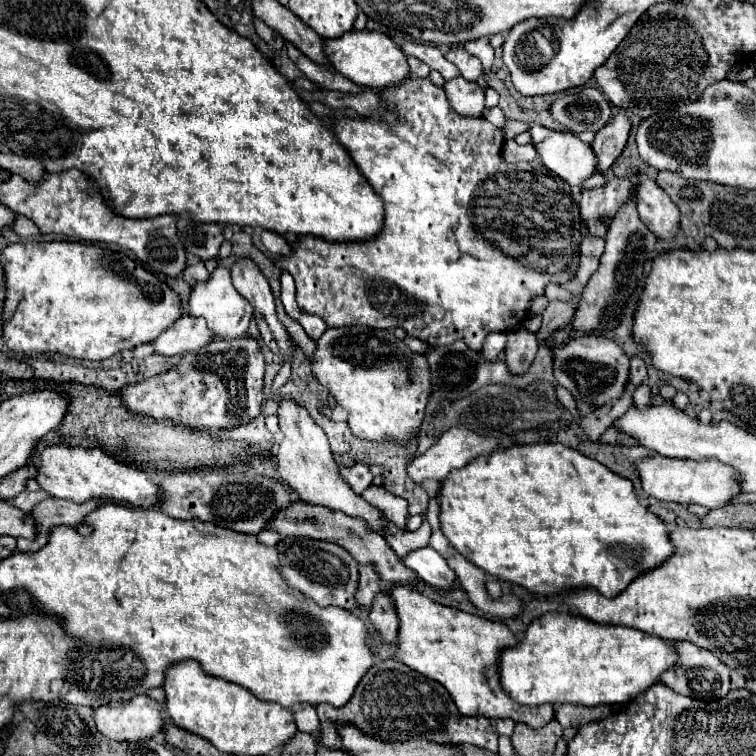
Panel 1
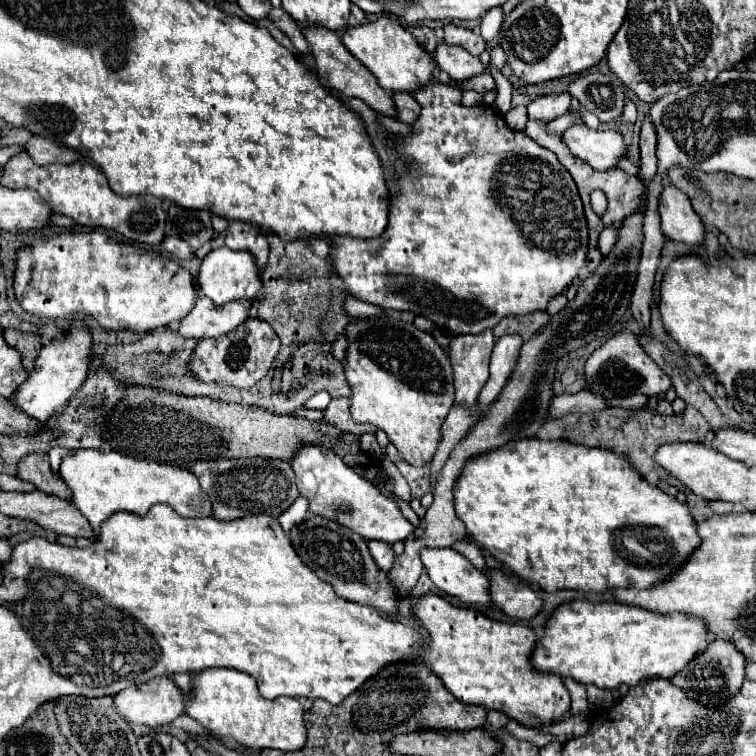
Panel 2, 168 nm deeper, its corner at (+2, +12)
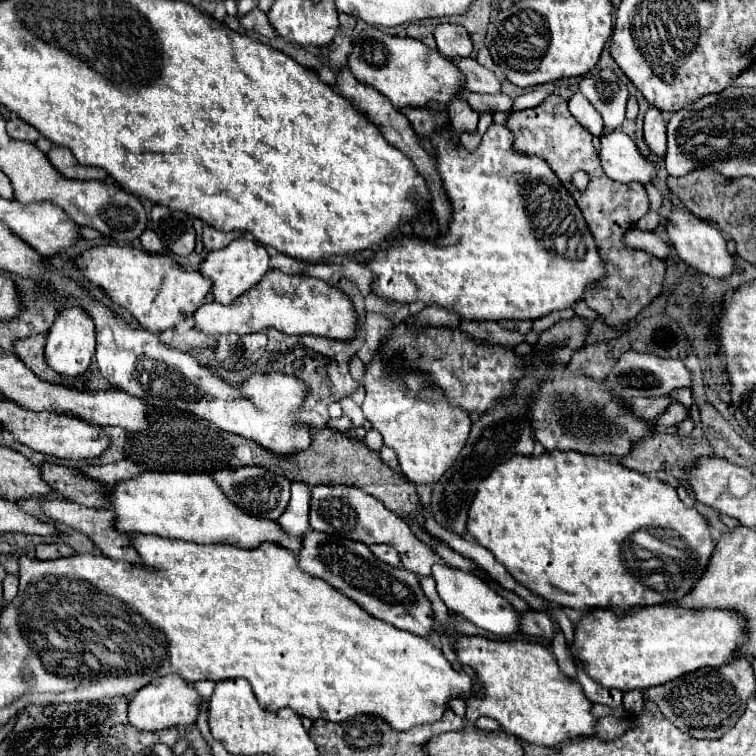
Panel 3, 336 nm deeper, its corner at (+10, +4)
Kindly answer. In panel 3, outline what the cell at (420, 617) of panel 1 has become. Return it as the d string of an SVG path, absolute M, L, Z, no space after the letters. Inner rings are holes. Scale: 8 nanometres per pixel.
M454 636L454 652L458 662L472 668L482 684L484 696L474 696L466 700L466 720L476 722L480 716L488 716L500 722L504 732L518 736L522 742L532 742L540 746L562 746L578 736L592 736L596 720L590 714L592 702L586 700L578 682L570 682L558 670L556 658L538 642L528 640L490 640L484 636Z

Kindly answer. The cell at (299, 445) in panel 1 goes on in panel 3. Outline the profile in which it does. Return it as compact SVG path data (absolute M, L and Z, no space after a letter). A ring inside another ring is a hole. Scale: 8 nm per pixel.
M318 484L310 488L310 528L312 530L320 530L320 532L328 532L328 534L336 534L336 536L346 536L350 540L358 540L366 546L370 544L386 544L398 550L402 566L410 572L416 572L420 576L430 576L432 566L436 562L442 562L442 558L438 558L430 546L426 546L422 540L418 540L412 530L408 528L408 524L394 512L386 510L384 504L376 498L372 498L370 494L362 492L360 488L354 486L328 486L328 484Z

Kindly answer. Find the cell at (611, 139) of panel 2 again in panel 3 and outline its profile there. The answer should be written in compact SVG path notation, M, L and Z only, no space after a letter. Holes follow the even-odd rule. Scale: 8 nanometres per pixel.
M614 130L602 136L602 148L598 152L602 170L616 182L650 182L656 174L652 162L648 162L622 130Z

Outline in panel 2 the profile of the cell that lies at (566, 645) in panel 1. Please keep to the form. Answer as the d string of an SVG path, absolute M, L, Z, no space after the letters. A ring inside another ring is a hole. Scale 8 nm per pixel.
M574 600L556 608L552 618L546 624L544 638L538 640L532 664L538 672L554 672L560 676L572 676L580 684L600 686L600 688L618 688L620 684L640 684L654 678L672 678L680 672L690 660L702 654L712 642L714 636L706 630L706 624L700 616L692 614L658 614L644 608L628 606L622 602L588 602L588 600Z

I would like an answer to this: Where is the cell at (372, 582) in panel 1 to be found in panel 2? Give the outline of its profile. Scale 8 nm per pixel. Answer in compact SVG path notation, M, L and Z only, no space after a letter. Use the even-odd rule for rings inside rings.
M368 540L368 548L370 548L376 564L378 564L382 570L390 570L390 568L392 568L396 554L394 554L394 550L392 550L390 544L386 544L386 542L382 542L382 540Z

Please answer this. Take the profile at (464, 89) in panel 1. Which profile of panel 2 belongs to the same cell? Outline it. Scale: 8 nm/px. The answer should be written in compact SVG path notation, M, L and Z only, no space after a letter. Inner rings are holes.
M484 72L482 76L474 76L474 80L468 80L466 84L460 84L464 90L476 90L478 94L486 92L496 92L496 84L490 72Z

